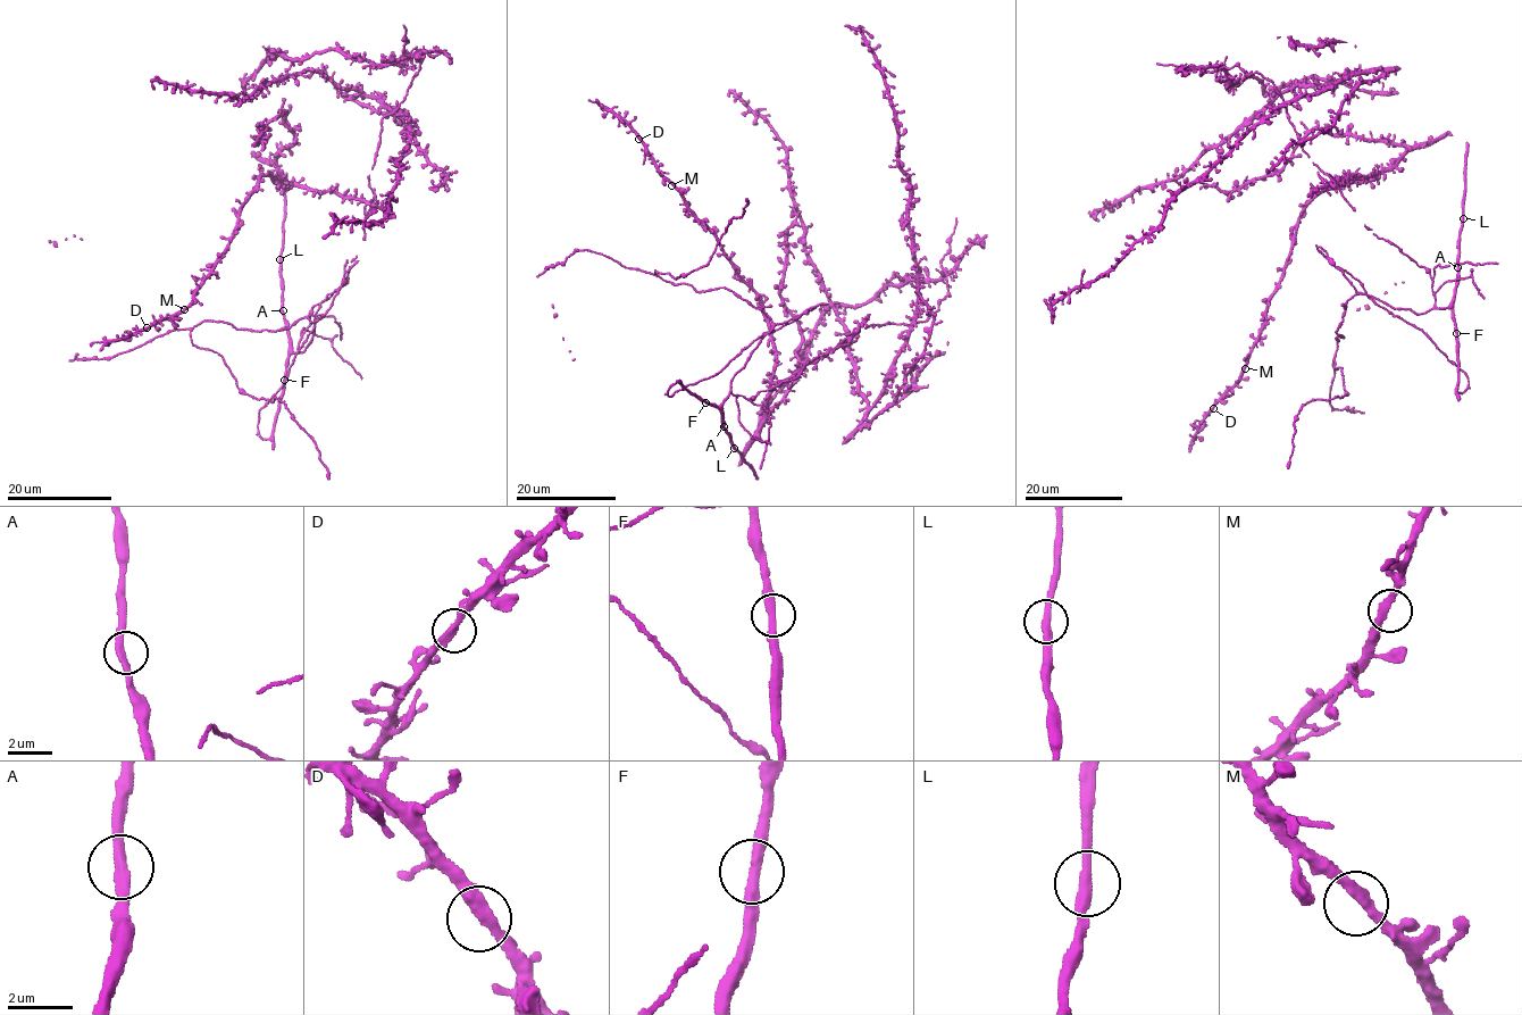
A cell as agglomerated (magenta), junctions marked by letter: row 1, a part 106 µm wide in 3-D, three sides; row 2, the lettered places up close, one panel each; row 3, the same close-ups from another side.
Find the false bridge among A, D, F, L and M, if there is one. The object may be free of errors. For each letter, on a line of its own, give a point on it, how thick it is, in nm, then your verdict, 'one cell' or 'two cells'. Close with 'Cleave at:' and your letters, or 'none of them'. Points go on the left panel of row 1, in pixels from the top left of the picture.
A: at (283, 310); 360 nm thick; one cell
D: at (147, 327); 360 nm thick; one cell
F: at (284, 380); 340 nm thick; one cell
L: at (279, 259); 340 nm thick; one cell
M: at (184, 309); 340 nm thick; one cell
Cleave at: none of them

